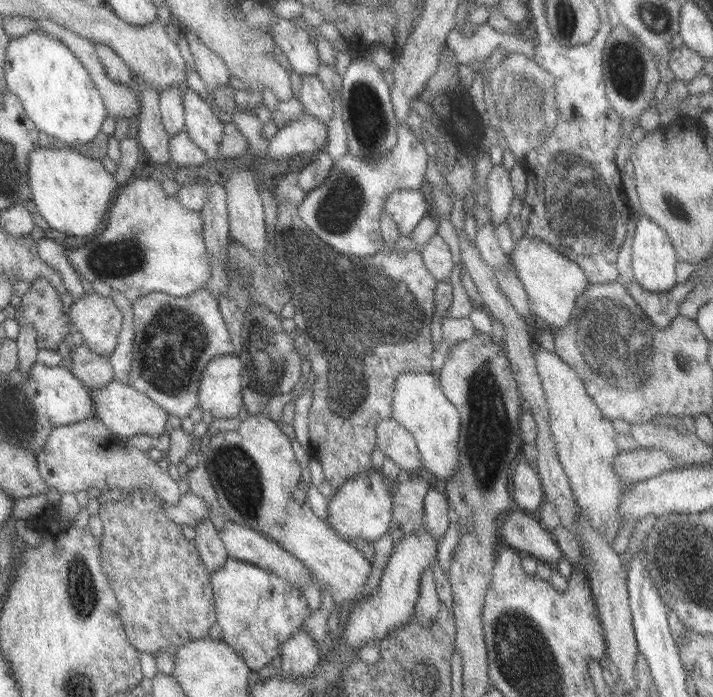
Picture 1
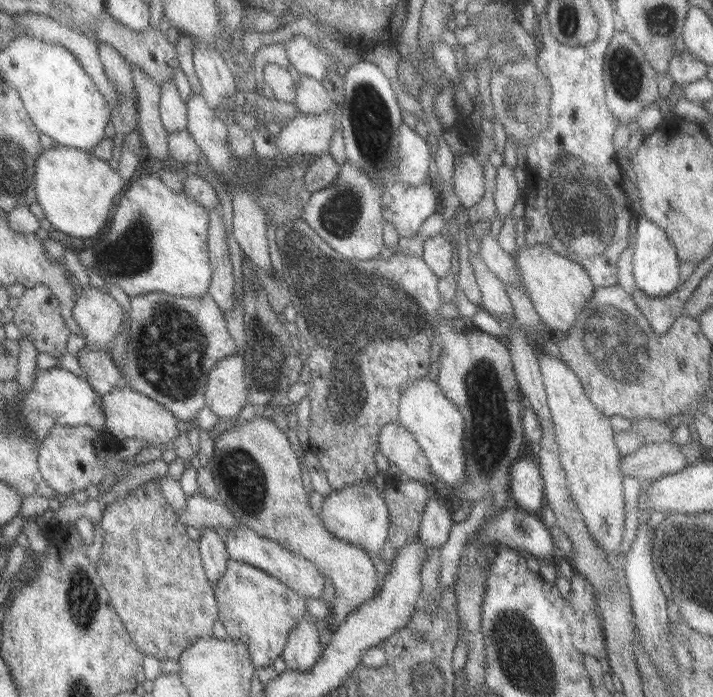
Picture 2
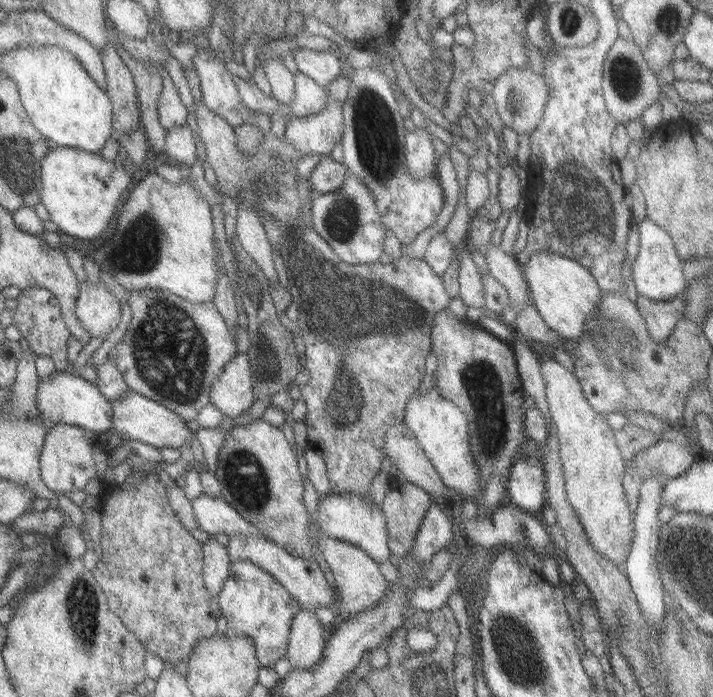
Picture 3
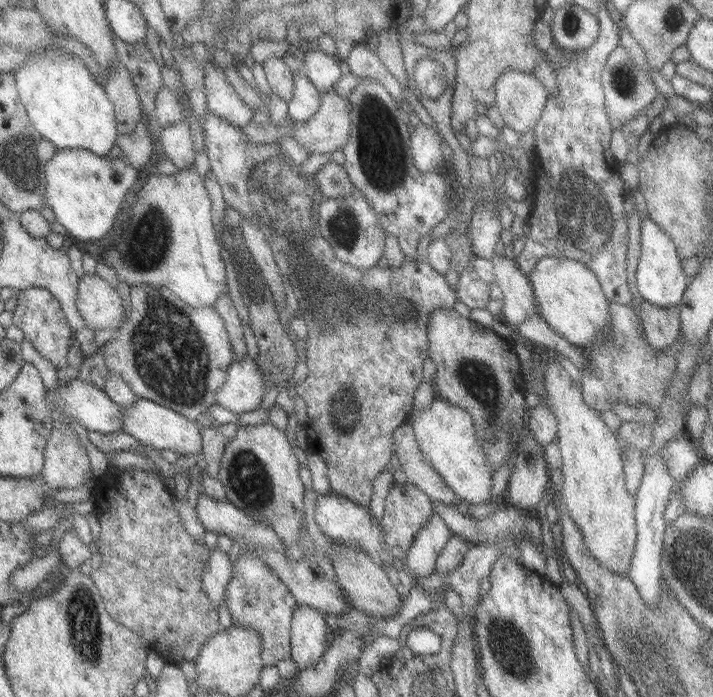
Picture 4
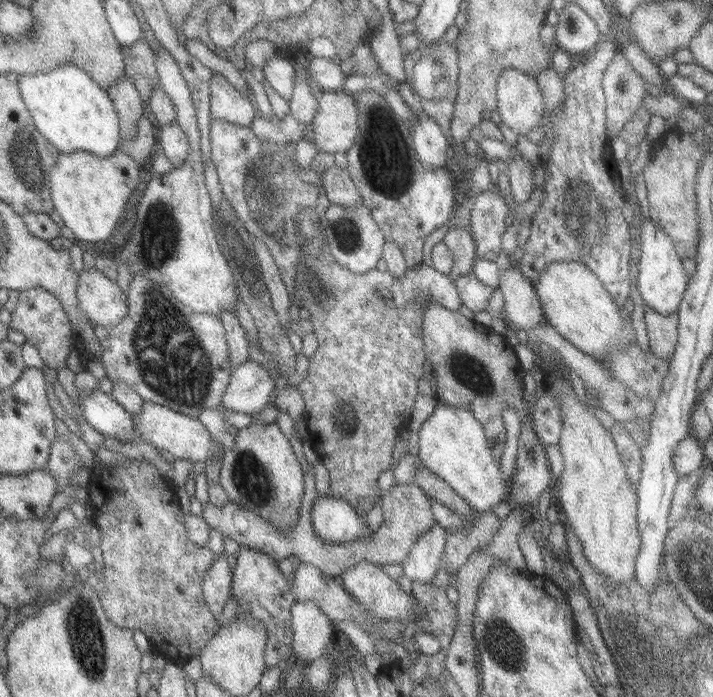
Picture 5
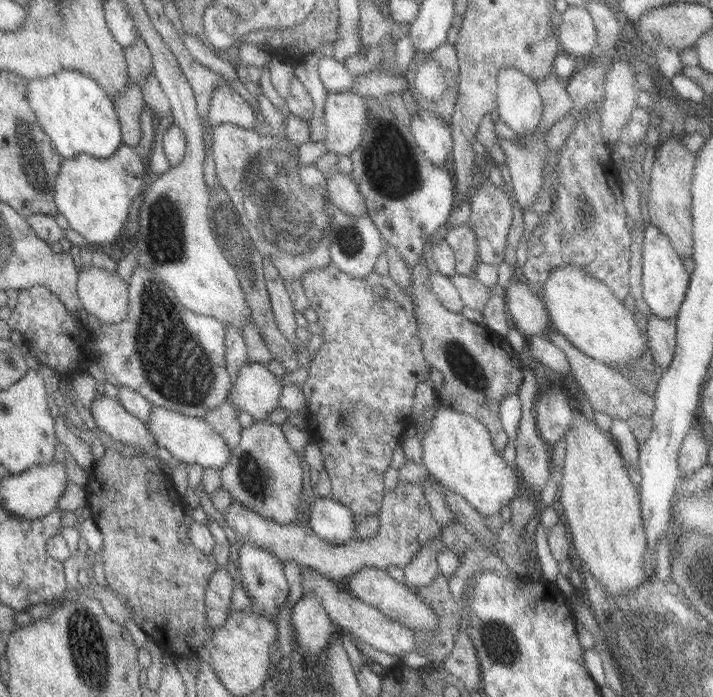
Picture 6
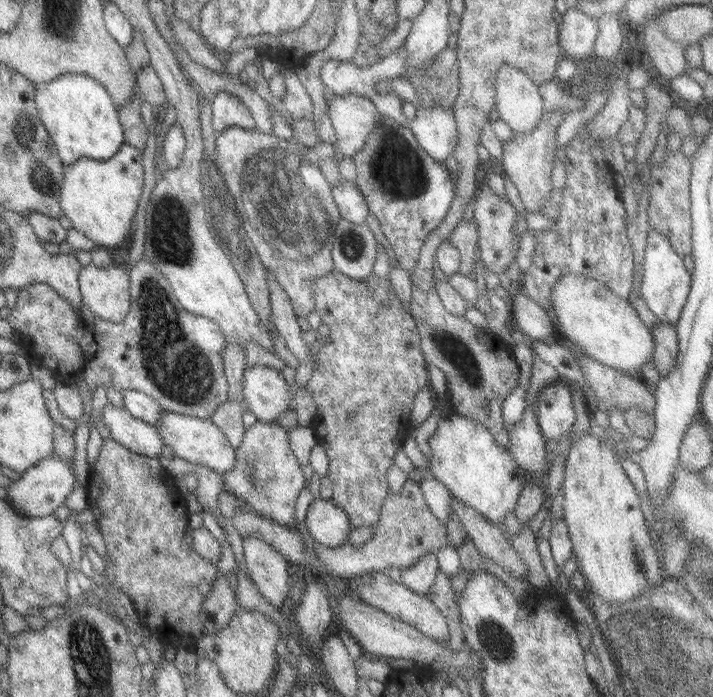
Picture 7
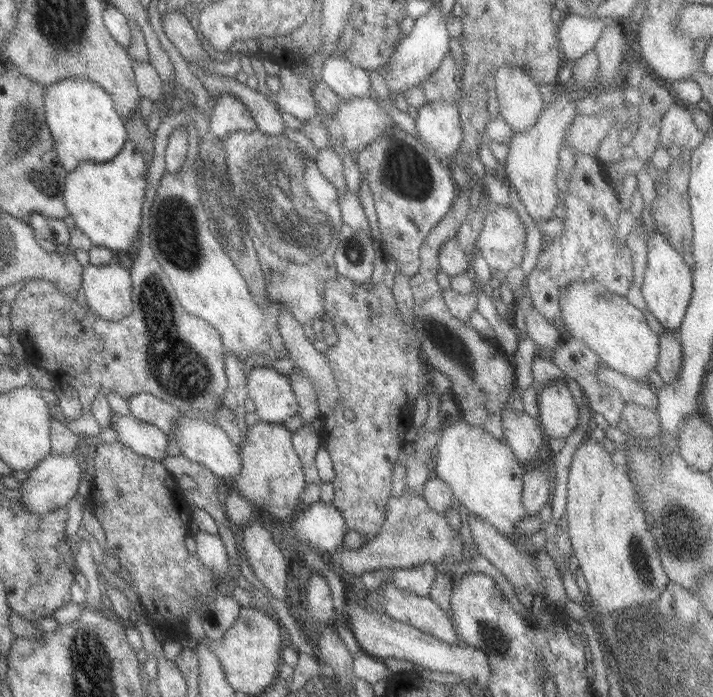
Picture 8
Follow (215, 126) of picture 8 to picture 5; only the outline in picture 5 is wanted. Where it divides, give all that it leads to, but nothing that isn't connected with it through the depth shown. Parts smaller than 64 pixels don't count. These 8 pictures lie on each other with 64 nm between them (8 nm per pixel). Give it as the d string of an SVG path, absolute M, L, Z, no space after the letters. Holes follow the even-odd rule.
M213 74L209 82L209 118L249 128L255 118L255 102L235 90L223 76Z

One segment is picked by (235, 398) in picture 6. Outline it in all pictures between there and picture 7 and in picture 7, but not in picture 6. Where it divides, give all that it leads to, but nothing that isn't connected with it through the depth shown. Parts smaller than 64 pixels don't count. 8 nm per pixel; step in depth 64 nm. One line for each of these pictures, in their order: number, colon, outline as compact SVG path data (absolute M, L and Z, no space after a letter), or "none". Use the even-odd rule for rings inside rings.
7: M265 366L245 368L241 390L245 410L261 424L275 424L279 416L295 406L283 376Z

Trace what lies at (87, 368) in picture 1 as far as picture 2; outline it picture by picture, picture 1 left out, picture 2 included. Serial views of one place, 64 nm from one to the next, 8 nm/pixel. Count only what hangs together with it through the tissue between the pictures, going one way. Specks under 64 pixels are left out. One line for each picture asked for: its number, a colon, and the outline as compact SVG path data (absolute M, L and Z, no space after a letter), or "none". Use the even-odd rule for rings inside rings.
2: M83 348L77 352L75 360L79 364L79 370L85 372L79 378L85 380L89 386L93 386L93 390L97 392L99 398L107 396L107 394L111 394L111 390L123 386L123 376L113 366L109 352L97 352L97 350L91 352L91 350Z

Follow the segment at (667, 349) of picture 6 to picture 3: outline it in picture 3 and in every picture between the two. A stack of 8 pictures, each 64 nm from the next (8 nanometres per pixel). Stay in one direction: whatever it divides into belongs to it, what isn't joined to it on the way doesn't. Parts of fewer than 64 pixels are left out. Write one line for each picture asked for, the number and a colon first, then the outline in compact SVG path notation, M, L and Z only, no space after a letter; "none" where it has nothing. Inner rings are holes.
3: M687 288L677 298L667 302L651 302L643 296L637 296L635 306L641 318L645 320L645 330L653 344L663 344L677 326L677 322L683 318L685 296L687 296Z
4: M649 302L633 304L637 318L641 320L645 342L653 350L667 350L679 336L681 332L681 322L679 322L679 304L671 308L657 308Z
5: M643 306L643 310L645 310L645 326L647 326L645 330L649 340L649 350L657 360L667 364L677 344L677 314L661 316L649 306Z

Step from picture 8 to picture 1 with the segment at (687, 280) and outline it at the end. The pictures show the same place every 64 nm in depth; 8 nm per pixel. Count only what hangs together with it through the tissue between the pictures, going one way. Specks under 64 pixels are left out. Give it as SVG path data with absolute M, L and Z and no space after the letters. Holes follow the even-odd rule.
M635 216L635 234L631 244L631 270L633 270L633 282L637 282L643 290L659 294L667 292L675 286L675 262L677 254L673 244L669 242L665 230L661 226L655 226L647 216Z

